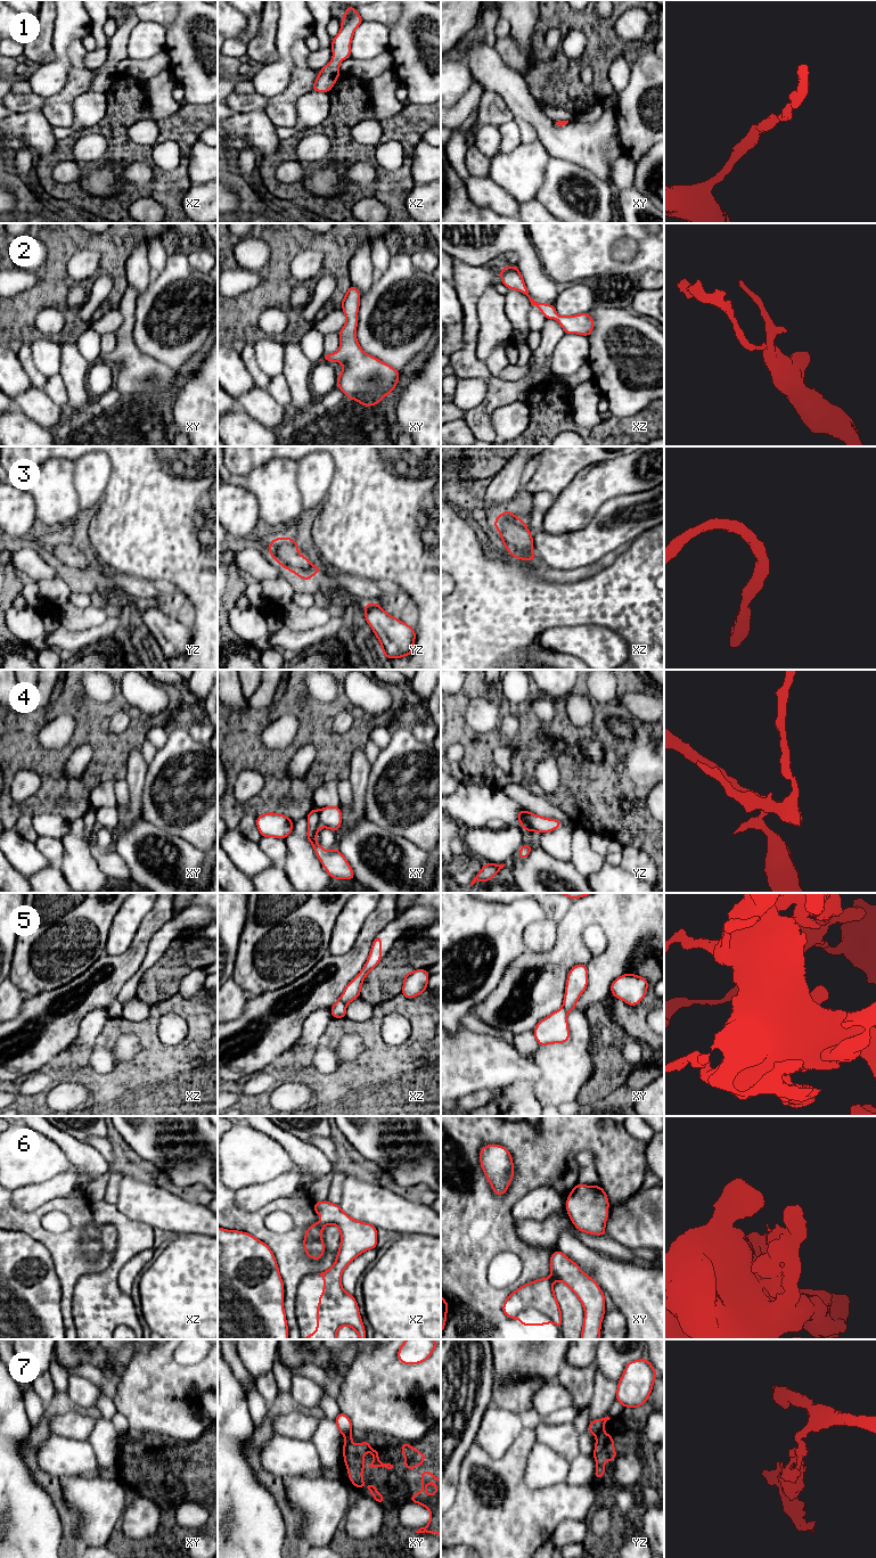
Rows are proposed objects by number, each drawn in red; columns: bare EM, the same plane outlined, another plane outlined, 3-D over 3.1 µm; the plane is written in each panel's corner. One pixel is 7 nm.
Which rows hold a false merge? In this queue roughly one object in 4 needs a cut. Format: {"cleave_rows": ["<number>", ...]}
{"cleave_rows": ["4", "5", "6", "7"]}

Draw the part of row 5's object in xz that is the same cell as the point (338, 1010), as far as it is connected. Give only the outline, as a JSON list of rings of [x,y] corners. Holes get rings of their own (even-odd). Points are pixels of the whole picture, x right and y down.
[[[337,999],[329,1011],[333,1018],[345,1018],[346,1017],[346,1004],[341,999]]]

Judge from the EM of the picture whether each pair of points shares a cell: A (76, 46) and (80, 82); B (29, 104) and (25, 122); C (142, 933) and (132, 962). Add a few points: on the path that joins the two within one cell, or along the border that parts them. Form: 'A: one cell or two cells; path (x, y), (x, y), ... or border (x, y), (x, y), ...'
A: two cells; border (72, 65), (79, 68), (87, 68)
B: two cells; border (42, 111), (11, 114)
C: one cell; path (141, 940), (134, 956)

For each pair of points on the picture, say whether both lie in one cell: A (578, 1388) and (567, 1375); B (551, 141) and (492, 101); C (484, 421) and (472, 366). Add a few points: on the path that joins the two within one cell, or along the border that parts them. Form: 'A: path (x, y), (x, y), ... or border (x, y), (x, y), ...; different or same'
A: path (578, 1385), (571, 1378); same
B: border (497, 93), (514, 115); different
C: path (488, 407), (492, 402), (492, 382), (486, 376); same

